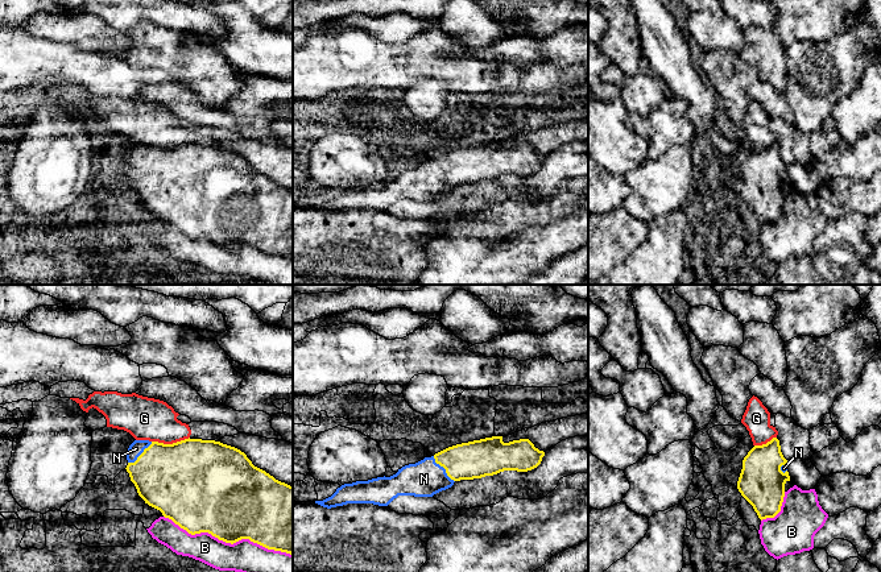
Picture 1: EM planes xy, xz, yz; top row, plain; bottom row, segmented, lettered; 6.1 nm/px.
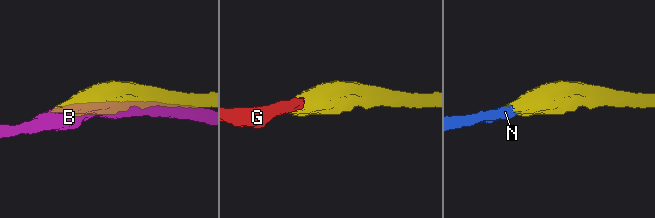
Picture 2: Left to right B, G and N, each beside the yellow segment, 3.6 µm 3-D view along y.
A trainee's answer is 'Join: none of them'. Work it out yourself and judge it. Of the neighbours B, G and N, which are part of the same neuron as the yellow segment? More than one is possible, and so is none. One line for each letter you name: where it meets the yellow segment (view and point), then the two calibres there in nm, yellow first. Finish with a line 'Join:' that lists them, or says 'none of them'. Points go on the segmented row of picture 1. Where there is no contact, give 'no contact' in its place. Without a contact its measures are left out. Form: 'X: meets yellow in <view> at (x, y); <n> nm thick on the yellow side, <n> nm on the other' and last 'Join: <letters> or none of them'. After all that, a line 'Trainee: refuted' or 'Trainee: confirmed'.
N: meets yellow in xz at (443, 467); 220 nm thick on the yellow side, 220 nm on the other
Join: N
Trainee: refuted

